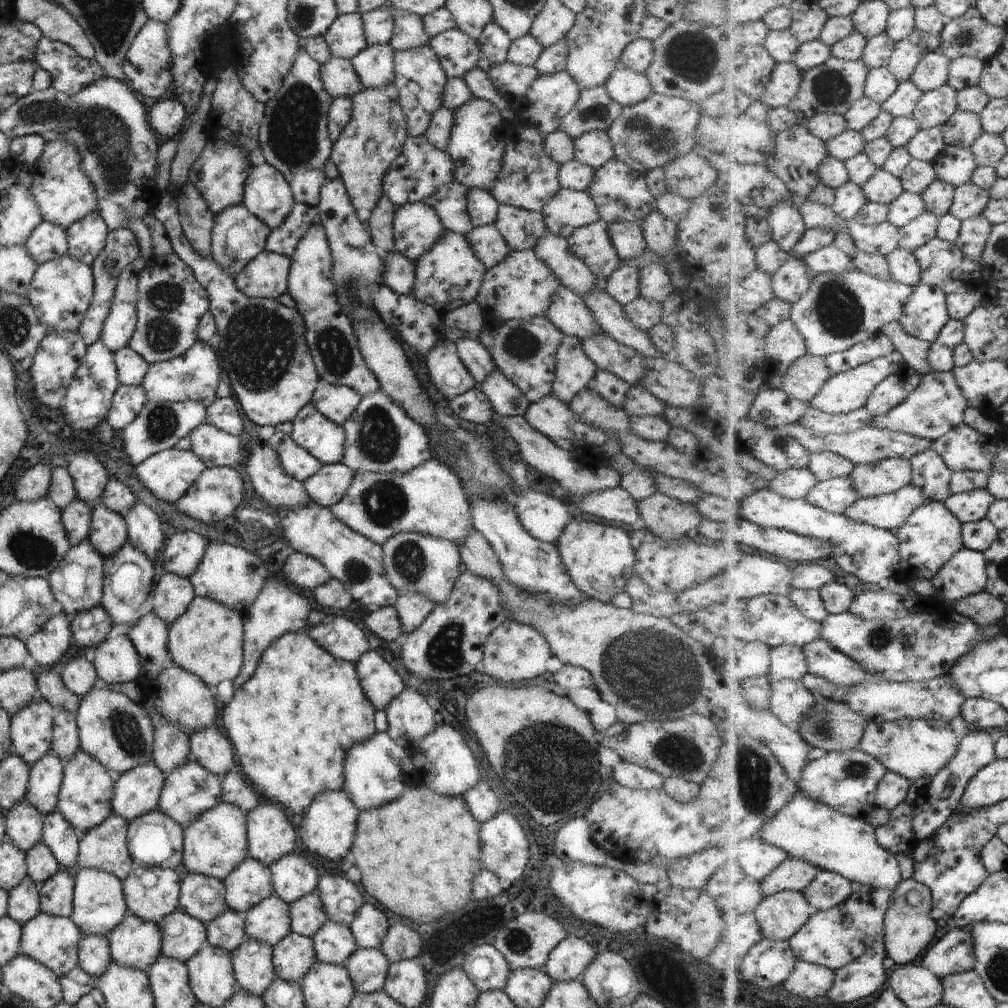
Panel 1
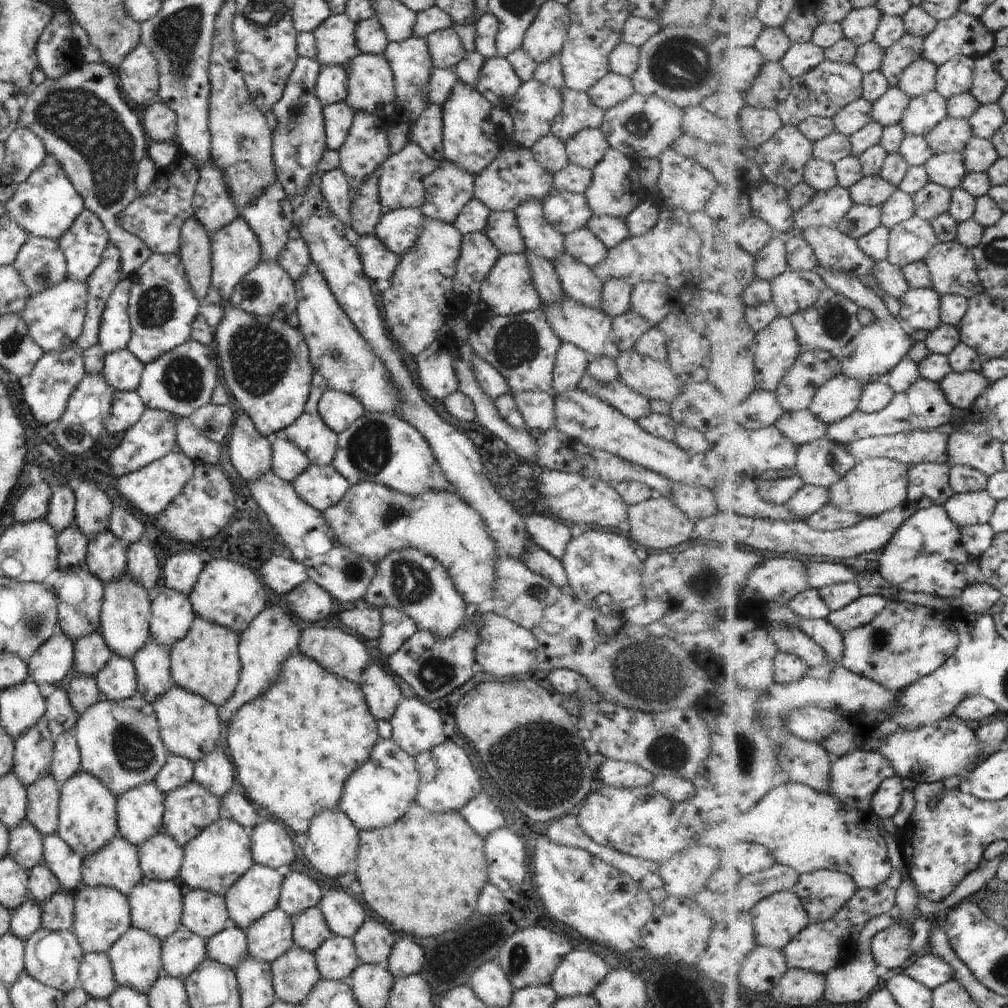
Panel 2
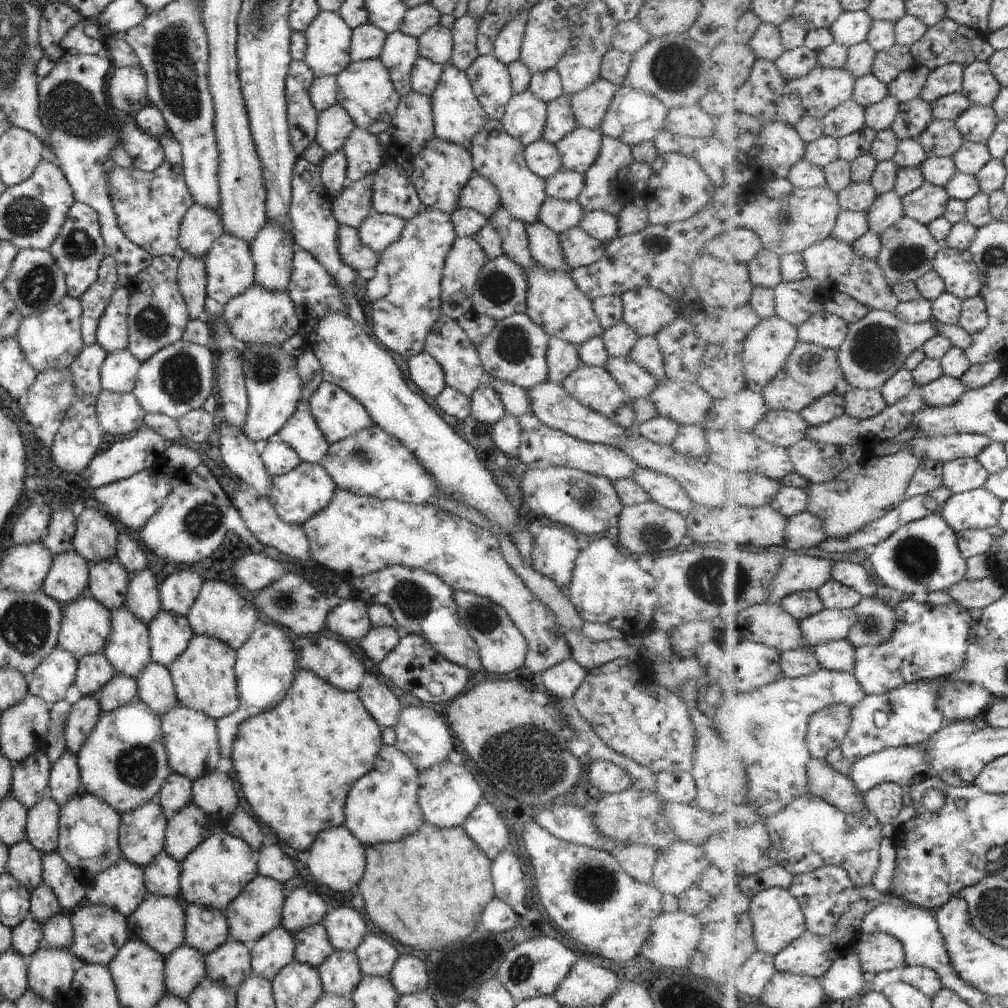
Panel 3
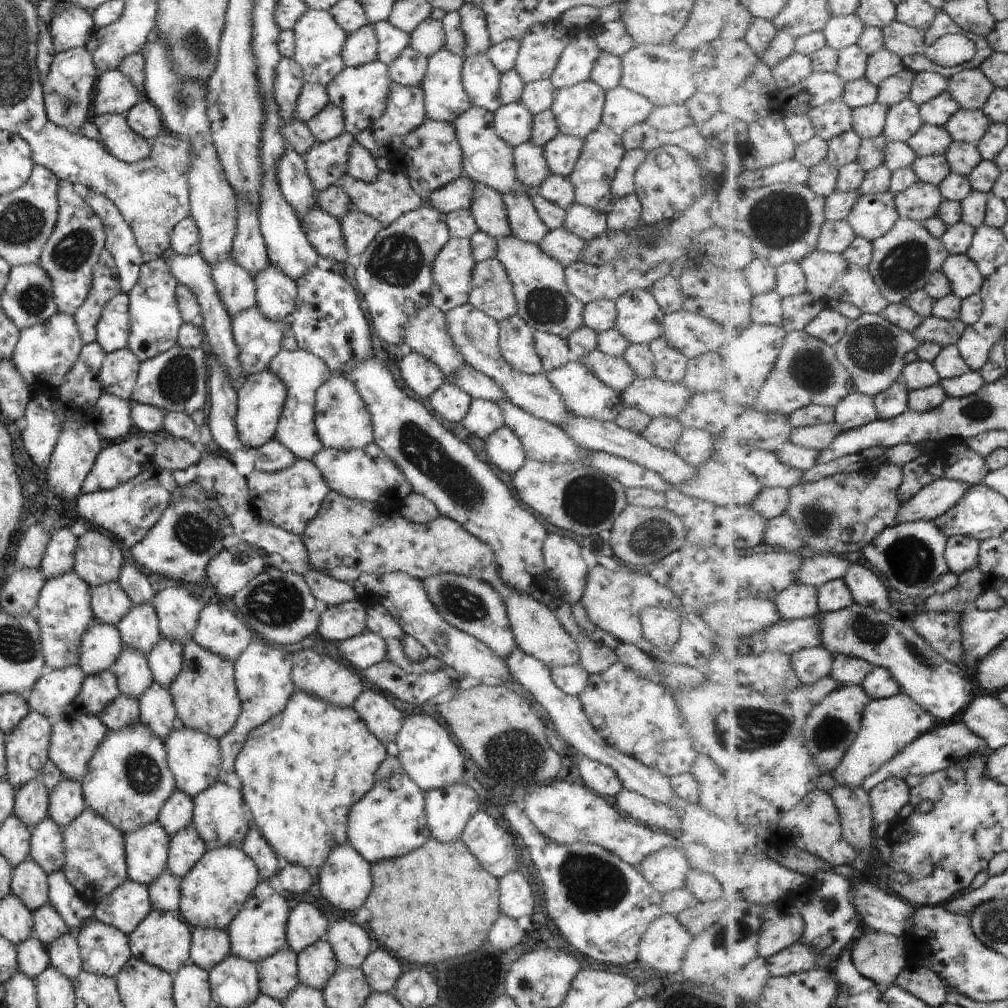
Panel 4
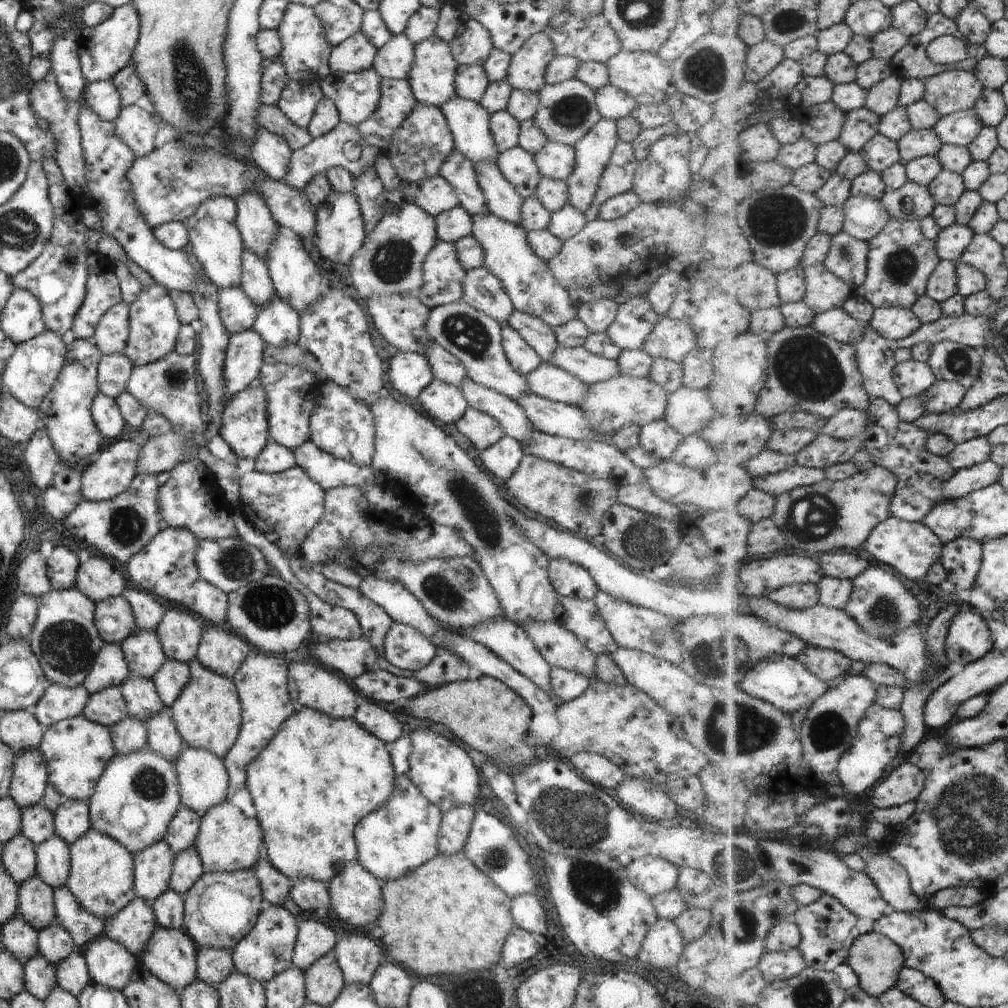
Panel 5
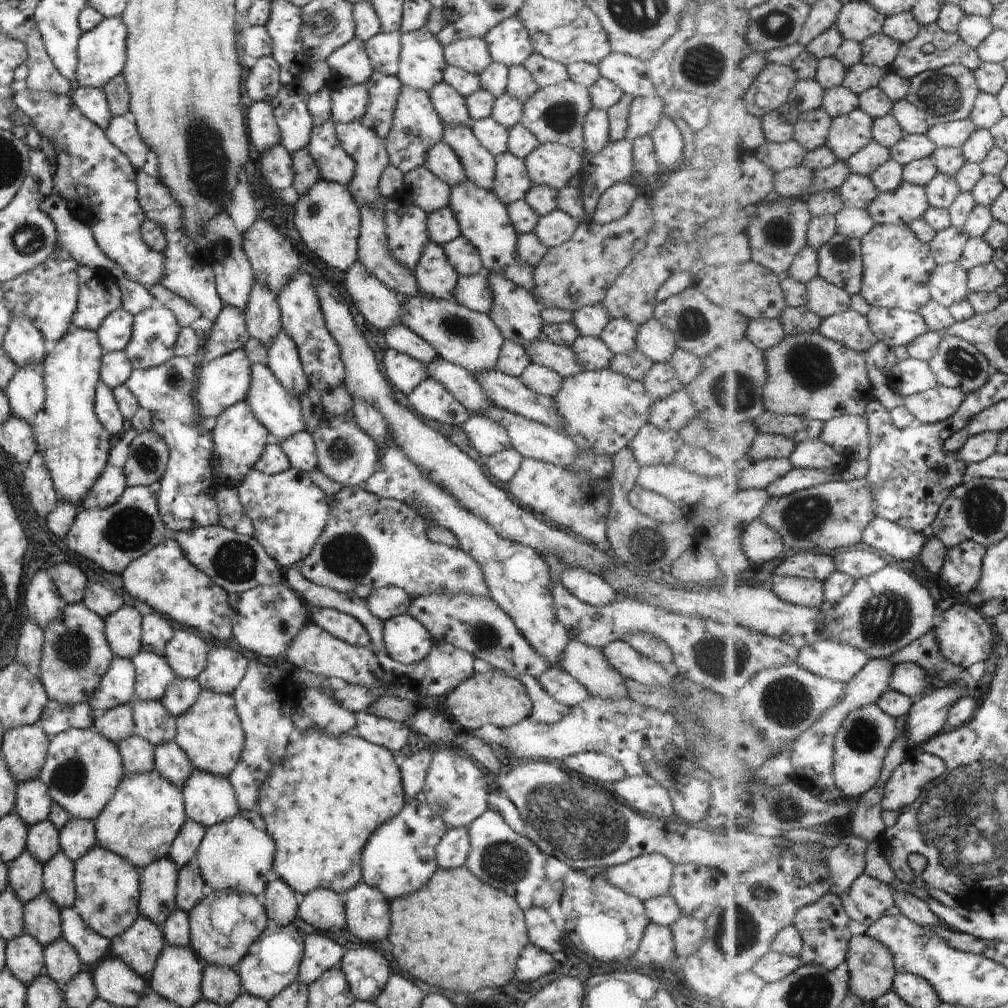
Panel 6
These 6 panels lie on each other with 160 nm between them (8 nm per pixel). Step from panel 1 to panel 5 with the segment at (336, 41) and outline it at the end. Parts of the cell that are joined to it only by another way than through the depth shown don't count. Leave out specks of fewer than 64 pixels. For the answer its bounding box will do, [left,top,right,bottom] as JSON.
[276,3,331,82]

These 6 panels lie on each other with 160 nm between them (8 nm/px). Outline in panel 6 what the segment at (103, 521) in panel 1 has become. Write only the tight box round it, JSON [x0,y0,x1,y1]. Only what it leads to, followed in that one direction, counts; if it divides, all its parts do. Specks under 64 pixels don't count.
[102,606,142,659]

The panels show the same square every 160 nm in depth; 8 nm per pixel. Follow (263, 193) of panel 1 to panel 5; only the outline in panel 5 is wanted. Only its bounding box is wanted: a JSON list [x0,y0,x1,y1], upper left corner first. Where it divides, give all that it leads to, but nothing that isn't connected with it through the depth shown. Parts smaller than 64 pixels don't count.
[252,296,301,348]

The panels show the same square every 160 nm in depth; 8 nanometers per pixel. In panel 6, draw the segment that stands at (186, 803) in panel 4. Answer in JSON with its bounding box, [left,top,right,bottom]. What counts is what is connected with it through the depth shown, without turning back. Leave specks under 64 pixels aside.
[168,819,205,868]

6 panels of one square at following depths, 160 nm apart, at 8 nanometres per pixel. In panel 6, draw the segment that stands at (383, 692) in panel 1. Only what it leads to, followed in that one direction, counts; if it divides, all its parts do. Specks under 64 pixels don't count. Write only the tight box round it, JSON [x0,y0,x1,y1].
[353,711,409,753]

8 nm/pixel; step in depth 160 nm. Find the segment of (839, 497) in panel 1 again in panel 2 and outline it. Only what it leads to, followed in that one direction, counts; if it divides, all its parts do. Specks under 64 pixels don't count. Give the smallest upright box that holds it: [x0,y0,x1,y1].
[786,484,830,520]

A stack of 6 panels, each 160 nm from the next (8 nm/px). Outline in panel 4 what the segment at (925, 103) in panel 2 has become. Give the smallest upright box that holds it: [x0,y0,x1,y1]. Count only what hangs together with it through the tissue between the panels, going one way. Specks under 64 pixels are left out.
[883,99,924,143]

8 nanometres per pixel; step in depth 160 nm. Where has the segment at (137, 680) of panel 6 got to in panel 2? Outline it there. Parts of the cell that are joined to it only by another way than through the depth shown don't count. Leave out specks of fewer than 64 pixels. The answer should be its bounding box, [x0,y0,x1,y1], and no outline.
[125,534,159,593]

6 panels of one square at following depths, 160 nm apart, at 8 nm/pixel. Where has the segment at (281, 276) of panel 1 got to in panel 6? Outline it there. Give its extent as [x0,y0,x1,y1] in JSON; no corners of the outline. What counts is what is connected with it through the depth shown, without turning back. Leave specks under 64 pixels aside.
[195,349,250,418]

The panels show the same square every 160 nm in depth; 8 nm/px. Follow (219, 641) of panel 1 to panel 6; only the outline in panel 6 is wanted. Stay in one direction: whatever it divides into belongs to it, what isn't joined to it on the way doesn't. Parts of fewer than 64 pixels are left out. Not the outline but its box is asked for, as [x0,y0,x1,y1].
[172,689,244,778]

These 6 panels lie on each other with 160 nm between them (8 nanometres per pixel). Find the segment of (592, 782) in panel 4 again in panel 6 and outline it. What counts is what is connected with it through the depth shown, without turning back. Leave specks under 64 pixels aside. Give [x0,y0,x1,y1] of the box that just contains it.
[559,751,626,784]

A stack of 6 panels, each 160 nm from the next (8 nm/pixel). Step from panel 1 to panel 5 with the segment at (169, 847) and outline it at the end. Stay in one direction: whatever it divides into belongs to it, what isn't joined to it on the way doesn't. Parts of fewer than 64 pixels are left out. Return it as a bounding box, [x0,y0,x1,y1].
[148,888,183,930]

